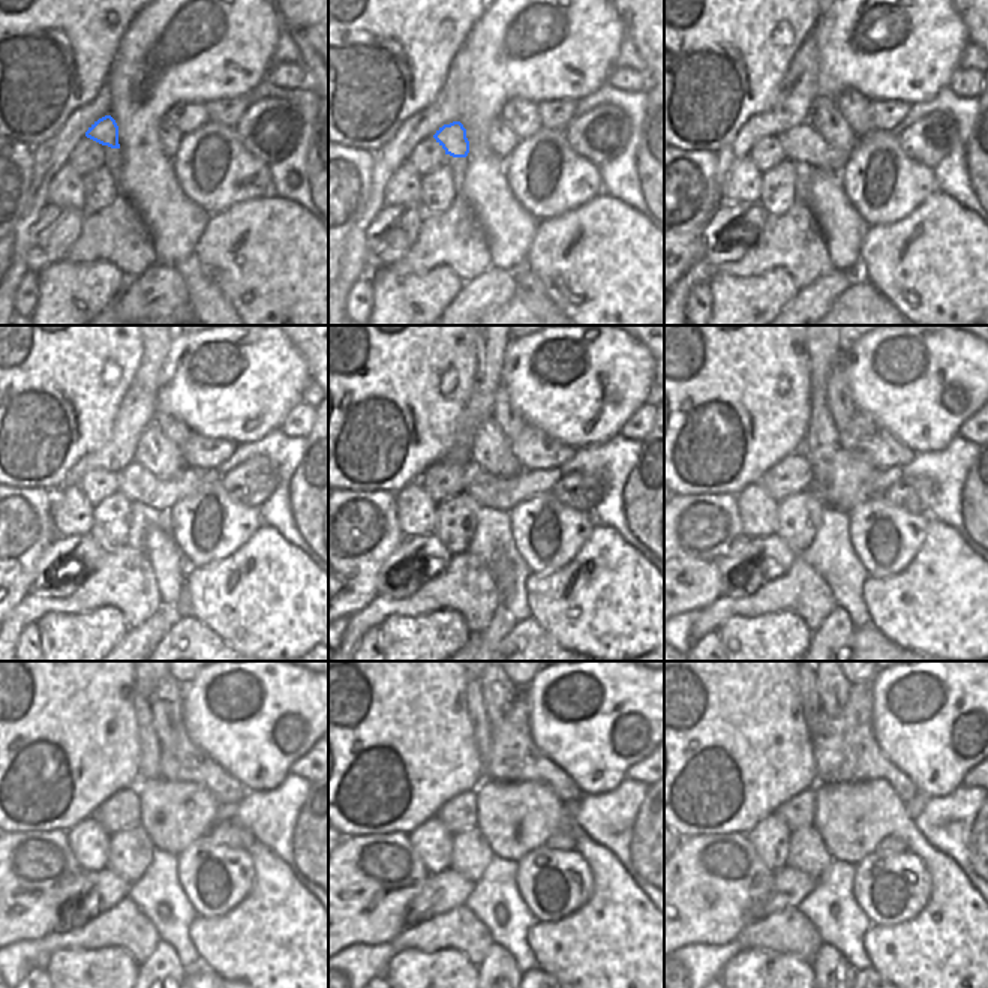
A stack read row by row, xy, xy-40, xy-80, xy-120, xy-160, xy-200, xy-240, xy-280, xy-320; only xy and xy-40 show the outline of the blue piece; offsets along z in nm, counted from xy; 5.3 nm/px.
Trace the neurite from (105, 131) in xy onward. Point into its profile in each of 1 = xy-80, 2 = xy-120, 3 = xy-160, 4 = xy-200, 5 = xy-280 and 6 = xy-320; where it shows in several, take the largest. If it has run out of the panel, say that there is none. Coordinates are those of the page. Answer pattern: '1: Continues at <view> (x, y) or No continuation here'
1: Continues at xy-80 (804, 144)
2: Continues at xy-120 (135, 482)
3: Continues at xy-160 (501, 494)
4: Continues at xy-200 (883, 479)
5: Continues at xy-280 (570, 805)
6: Continues at xy-320 (915, 805)

